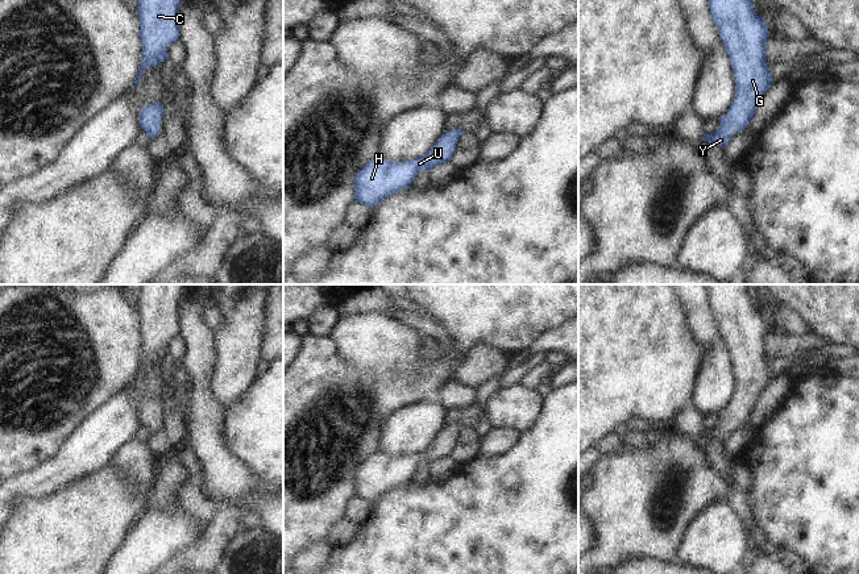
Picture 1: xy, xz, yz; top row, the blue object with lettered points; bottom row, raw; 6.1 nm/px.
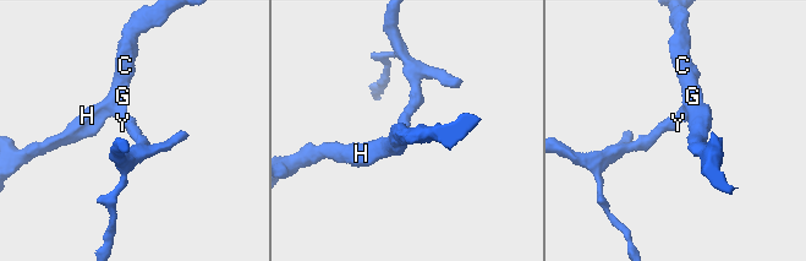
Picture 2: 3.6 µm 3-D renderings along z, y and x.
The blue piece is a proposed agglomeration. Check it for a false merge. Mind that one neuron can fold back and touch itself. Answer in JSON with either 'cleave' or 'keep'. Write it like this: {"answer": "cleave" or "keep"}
{"answer": "keep"}

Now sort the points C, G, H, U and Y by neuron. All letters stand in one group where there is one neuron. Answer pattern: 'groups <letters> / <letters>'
groups C G H U Y

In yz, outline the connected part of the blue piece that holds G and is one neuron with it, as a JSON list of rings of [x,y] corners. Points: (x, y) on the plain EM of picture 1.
[[[747,284],[705,286],[711,315],[733,361],[735,394],[719,413],[718,424],[704,428],[701,436],[725,442],[734,425],[743,425],[754,415],[762,390],[772,379],[765,348],[769,328],[764,313],[754,307]]]

